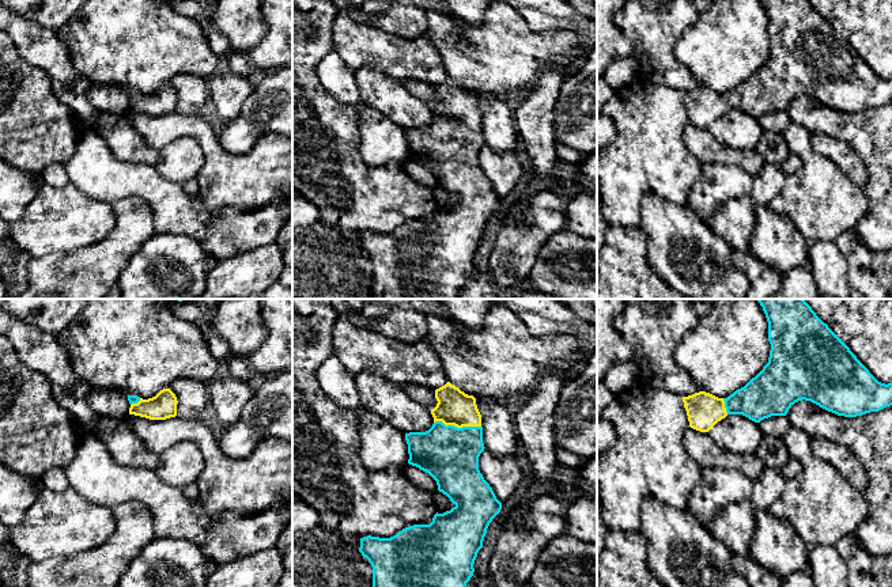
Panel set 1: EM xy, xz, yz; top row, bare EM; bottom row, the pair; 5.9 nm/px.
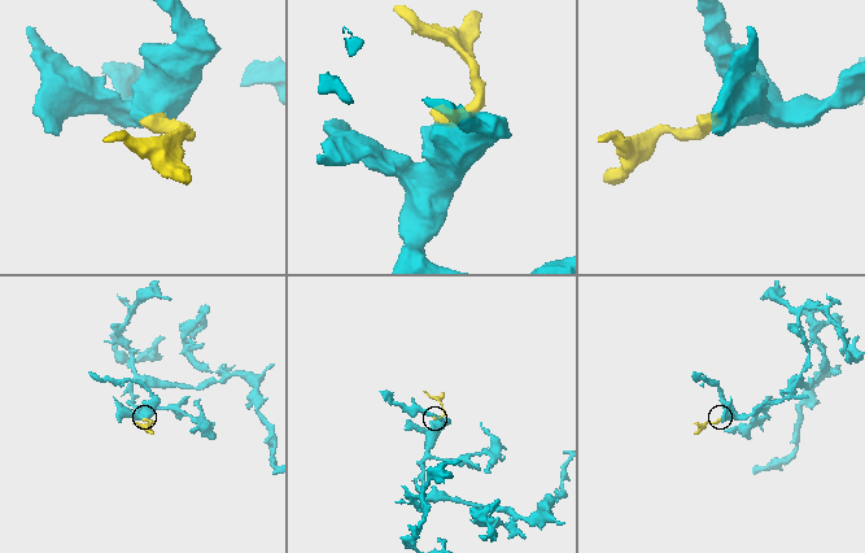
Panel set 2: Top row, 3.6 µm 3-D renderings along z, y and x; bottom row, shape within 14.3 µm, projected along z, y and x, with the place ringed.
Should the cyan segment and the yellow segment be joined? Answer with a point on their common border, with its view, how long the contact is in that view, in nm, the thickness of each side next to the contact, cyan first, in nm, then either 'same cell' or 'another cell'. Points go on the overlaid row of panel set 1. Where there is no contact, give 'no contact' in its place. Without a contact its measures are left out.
meets cyan in xz at (456, 427); contact 280 nm long; 340 nm thick on the cyan side, 200 nm on the other; same cell

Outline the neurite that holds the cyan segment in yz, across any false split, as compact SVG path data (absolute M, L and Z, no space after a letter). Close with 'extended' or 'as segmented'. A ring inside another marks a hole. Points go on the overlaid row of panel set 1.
M804 299L756 300L768 322L768 363L727 398L718 398L706 391L683 397L691 428L708 432L727 414L742 414L760 423L771 416L786 416L789 409L802 399L844 417L878 412L892 405L892 382L878 382Z; extended

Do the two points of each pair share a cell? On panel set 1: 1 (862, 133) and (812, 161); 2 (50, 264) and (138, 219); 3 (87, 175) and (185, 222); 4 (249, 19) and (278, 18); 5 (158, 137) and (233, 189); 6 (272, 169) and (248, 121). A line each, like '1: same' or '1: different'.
1: different
2: same
3: same
4: different
5: same
6: different

